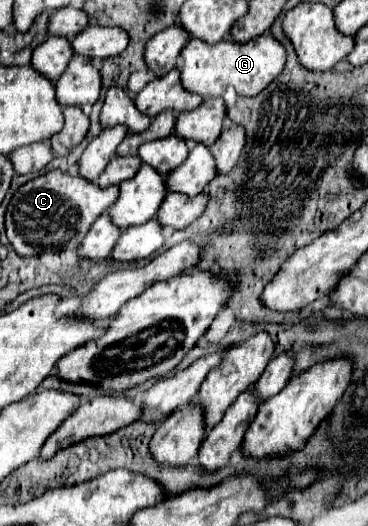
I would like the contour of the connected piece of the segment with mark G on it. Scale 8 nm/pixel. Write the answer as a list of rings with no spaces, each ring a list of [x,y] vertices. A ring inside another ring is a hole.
[[[270,32],[256,36],[246,44],[234,40],[222,40],[216,44],[206,44],[200,38],[190,38],[180,54],[180,78],[188,92],[200,96],[224,96],[228,86],[234,86],[240,96],[256,96],[264,90],[286,64],[286,48]]]

